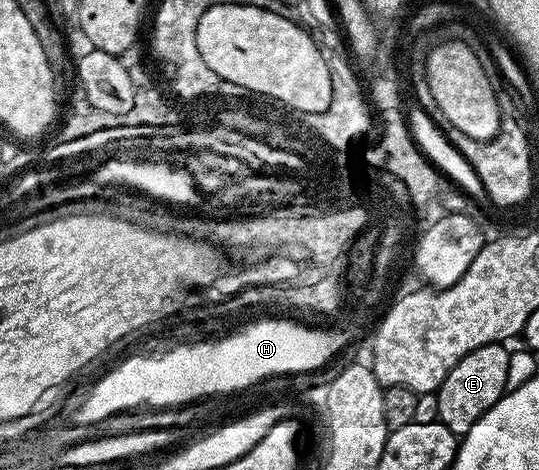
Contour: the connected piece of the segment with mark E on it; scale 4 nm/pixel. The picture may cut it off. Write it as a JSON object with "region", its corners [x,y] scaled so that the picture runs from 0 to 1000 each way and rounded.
{"region":[[[911,730],[865,751],[865,760],[857,760],[857,768],[850,768],[842,785],[835,785],[835,794],[805,836],[807,889],[826,900],[846,928],[859,930],[872,904],[879,904],[879,896],[894,887],[894,879],[902,879],[902,870],[915,866],[935,843],[937,832],[944,830],[939,740],[935,730]]]}

